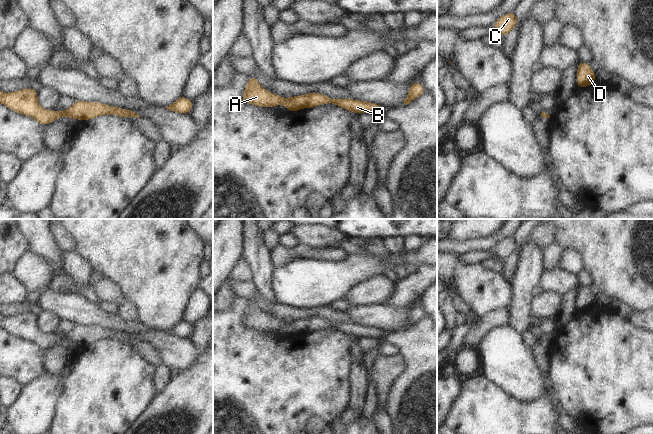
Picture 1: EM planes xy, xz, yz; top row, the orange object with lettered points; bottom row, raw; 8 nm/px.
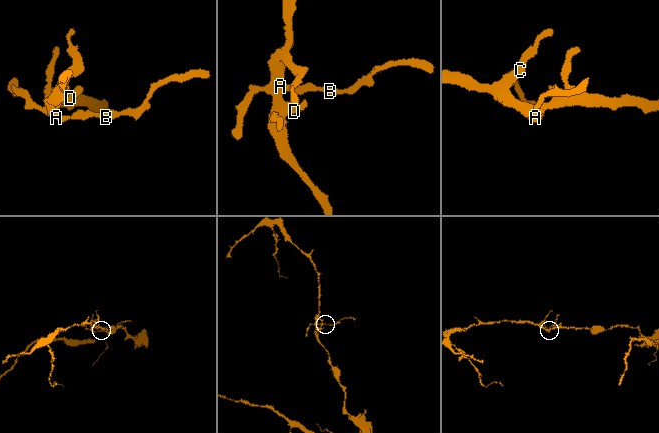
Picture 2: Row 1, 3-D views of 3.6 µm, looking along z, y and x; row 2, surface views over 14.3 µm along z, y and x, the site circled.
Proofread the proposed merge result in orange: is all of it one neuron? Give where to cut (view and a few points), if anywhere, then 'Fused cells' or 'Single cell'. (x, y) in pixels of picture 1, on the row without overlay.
No split. Single cell

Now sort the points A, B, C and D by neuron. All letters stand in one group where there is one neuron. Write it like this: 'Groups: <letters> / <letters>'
Groups: A B C D

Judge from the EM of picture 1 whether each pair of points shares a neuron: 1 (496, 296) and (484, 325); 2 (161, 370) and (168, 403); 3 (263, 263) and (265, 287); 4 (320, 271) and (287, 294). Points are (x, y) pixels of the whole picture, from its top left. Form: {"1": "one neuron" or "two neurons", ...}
{"1": "two neurons", "2": "two neurons", "3": "one neuron", "4": "one neuron"}

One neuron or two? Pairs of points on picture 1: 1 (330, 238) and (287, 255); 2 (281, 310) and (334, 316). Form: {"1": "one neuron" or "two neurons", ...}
{"1": "two neurons", "2": "one neuron"}

